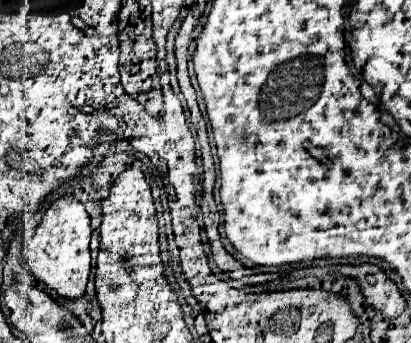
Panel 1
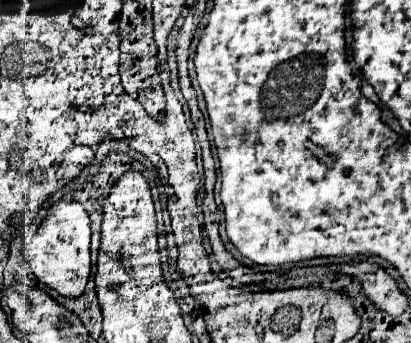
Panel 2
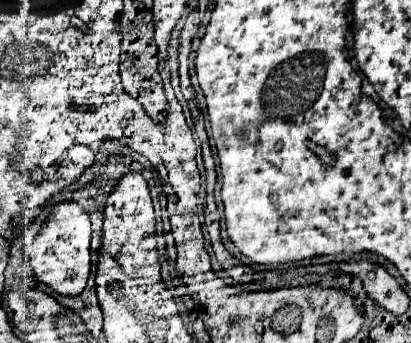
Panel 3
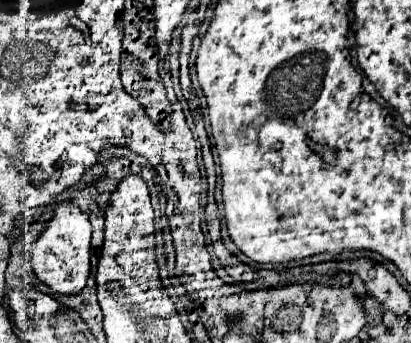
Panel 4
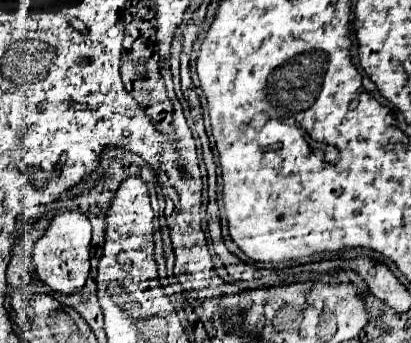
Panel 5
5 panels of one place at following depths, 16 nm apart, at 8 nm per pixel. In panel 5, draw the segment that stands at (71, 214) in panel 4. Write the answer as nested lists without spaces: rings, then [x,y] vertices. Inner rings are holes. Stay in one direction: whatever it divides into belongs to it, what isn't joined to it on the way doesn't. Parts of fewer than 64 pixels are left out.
[[[76,206],[58,208],[46,232],[32,246],[32,264],[38,278],[48,284],[54,292],[76,294],[86,283],[90,273],[92,227],[86,214],[82,214]]]

